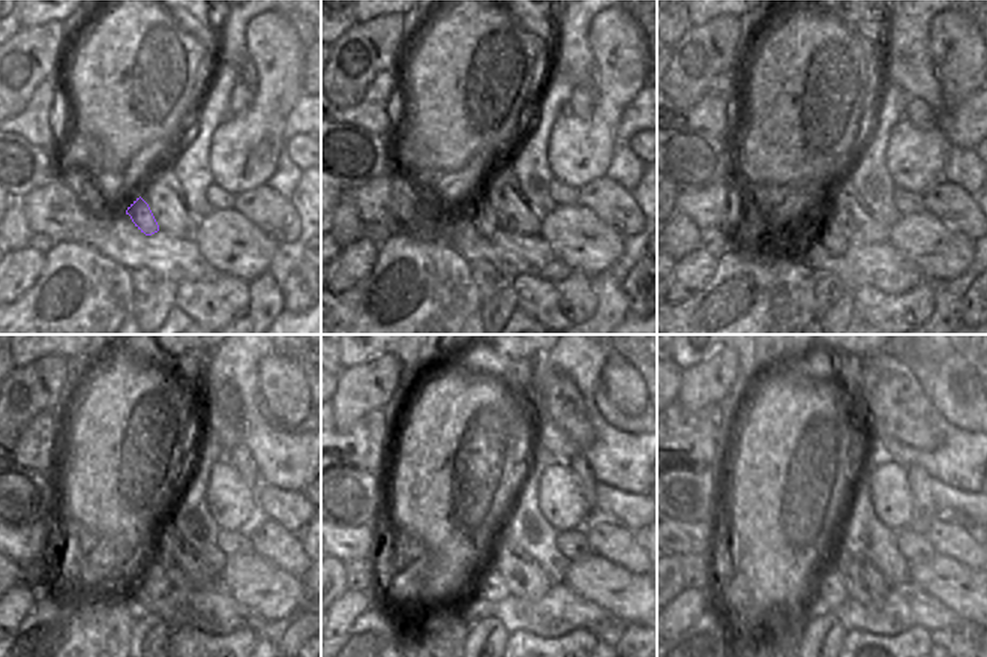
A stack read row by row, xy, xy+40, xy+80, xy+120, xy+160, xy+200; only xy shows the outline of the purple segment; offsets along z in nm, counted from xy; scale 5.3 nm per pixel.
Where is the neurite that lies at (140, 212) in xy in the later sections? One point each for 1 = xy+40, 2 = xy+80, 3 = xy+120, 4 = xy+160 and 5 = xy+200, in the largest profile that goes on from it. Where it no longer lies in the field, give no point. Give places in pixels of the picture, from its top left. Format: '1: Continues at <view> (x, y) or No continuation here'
1: Continues at xy+40 (482, 216)
2: Continues at xy+80 (827, 236)
3: Continues at xy+120 (153, 582)
4: Continues at xy+160 (491, 587)
5: Continues at xy+200 (830, 591).

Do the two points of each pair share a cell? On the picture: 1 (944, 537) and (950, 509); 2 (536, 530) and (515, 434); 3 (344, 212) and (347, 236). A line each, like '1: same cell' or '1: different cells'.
1: different cells
2: different cells
3: same cell

